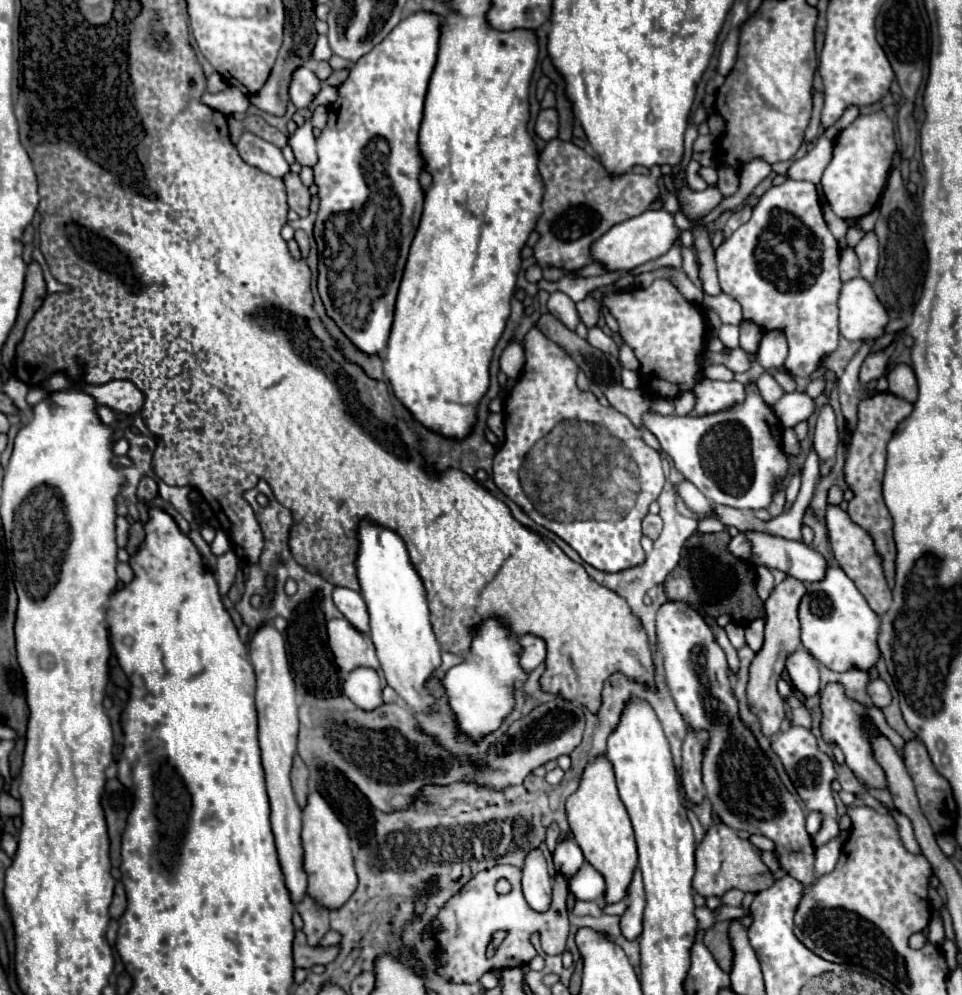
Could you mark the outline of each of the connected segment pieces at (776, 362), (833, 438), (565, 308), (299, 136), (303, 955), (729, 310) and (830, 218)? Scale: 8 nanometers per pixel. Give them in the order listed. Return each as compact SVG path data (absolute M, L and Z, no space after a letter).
M780 330L764 332L760 348L756 352L756 360L764 366L764 370L782 368L786 356L788 356L788 344L784 334L780 334Z
M824 404L818 412L818 422L814 428L814 448L820 456L820 476L826 476L830 472L838 446L840 434L836 426L836 414L830 404Z
M552 292L548 298L548 310L560 318L560 322L564 322L564 326L568 326L570 330L576 328L576 324L580 322L578 312L576 312L576 304L564 294L564 292Z
M306 120L302 126L296 128L294 134L288 136L288 146L294 150L296 162L302 166L314 166L316 164L316 140L312 134L312 124Z
M302 930L296 932L296 938L294 938L294 966L300 966L300 968L312 968L314 964L330 964L340 952L340 946L310 946L306 942L306 934Z
M728 294L704 296L702 306L714 310L722 322L742 322L742 308L740 308L740 304L732 296L728 296Z
M822 200L822 204L824 204L824 220L828 222L828 228L832 230L832 234L834 234L834 237L840 241L844 235L846 235L848 231L848 226L846 226L846 222L842 220L842 218L838 218L830 208L828 208L828 204Z

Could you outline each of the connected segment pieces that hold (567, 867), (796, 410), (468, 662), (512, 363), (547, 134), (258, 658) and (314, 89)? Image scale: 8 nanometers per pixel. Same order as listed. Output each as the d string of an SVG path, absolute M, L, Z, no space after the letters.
M564 840L564 842L560 842L556 846L556 852L554 852L554 868L566 880L570 880L580 870L582 864L584 864L584 856L582 856L582 850L580 850L580 846L576 842Z
M790 392L772 404L772 412L784 428L792 428L802 420L808 420L808 416L814 412L814 400L808 394Z
M484 620L476 628L470 656L448 670L444 686L448 690L450 706L458 716L460 730L472 740L496 730L502 724L502 718L510 714L514 706L512 690L516 682L524 682L528 678L528 674L518 666L518 652L518 640L510 636L510 630L500 620Z
M512 342L504 348L502 356L500 356L500 370L508 376L508 378L518 378L524 370L526 358L524 358L524 350L518 342Z
M540 110L538 120L534 124L534 132L546 142L556 138L556 134L558 134L558 114L556 114L556 110Z
M266 624L258 630L250 642L250 660L256 672L256 710L258 710L258 740L262 750L262 768L270 798L270 820L272 832L276 838L278 860L284 870L286 886L294 902L304 898L306 894L306 874L302 870L302 850L300 850L300 830L302 830L302 810L294 800L294 792L290 786L290 770L292 760L296 754L296 736L298 736L298 704L296 704L296 690L288 670L286 650L282 634L272 626Z
M300 66L292 72L292 80L290 80L290 100L296 108L306 108L312 98L320 92L320 80L316 78L316 74L306 68Z

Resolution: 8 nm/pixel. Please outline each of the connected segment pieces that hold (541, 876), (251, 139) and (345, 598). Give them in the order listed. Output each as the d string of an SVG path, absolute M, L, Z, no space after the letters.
M540 850L528 854L522 870L522 890L528 906L536 912L546 912L552 904L552 882L546 870L546 860Z
M246 132L240 138L236 148L238 148L244 162L248 162L254 168L260 168L262 172L266 172L270 176L282 178L284 174L290 172L290 166L284 160L280 148L258 138L258 136L254 136L254 134L250 134L250 132Z
M336 588L334 590L334 604L344 614L344 618L360 632L370 632L370 616L364 598L348 588Z

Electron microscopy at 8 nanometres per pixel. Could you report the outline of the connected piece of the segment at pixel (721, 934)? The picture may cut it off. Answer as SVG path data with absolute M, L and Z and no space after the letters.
M716 922L714 926L710 926L704 932L704 946L710 950L710 954L714 956L716 964L730 974L732 970L732 958L734 958L734 950L732 950L732 942L730 942L730 922Z

